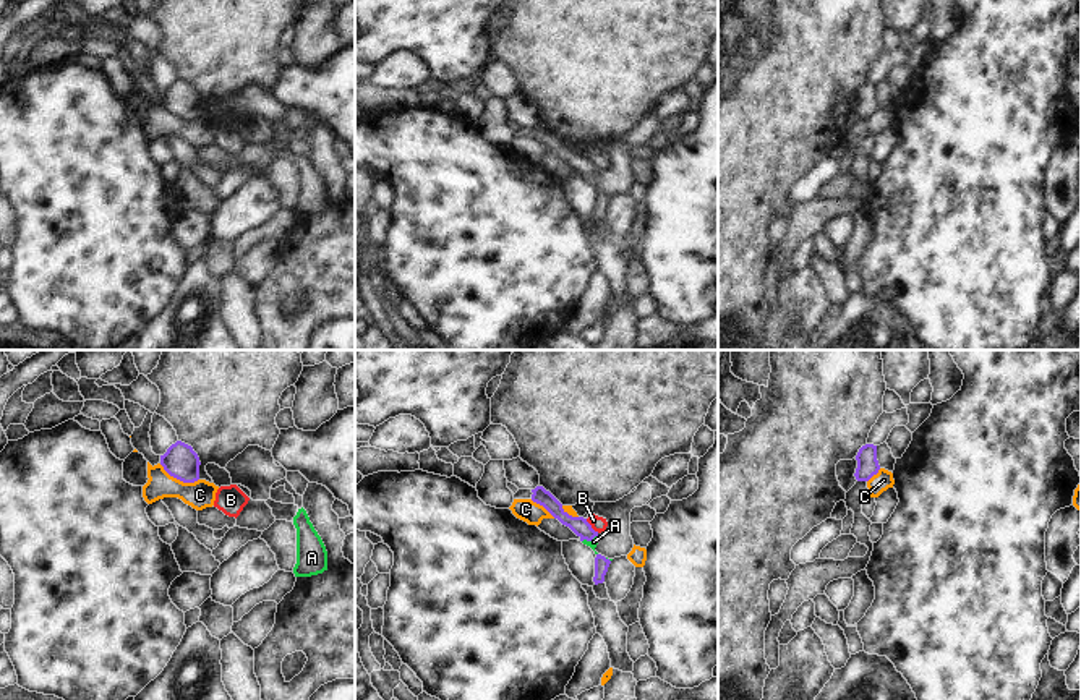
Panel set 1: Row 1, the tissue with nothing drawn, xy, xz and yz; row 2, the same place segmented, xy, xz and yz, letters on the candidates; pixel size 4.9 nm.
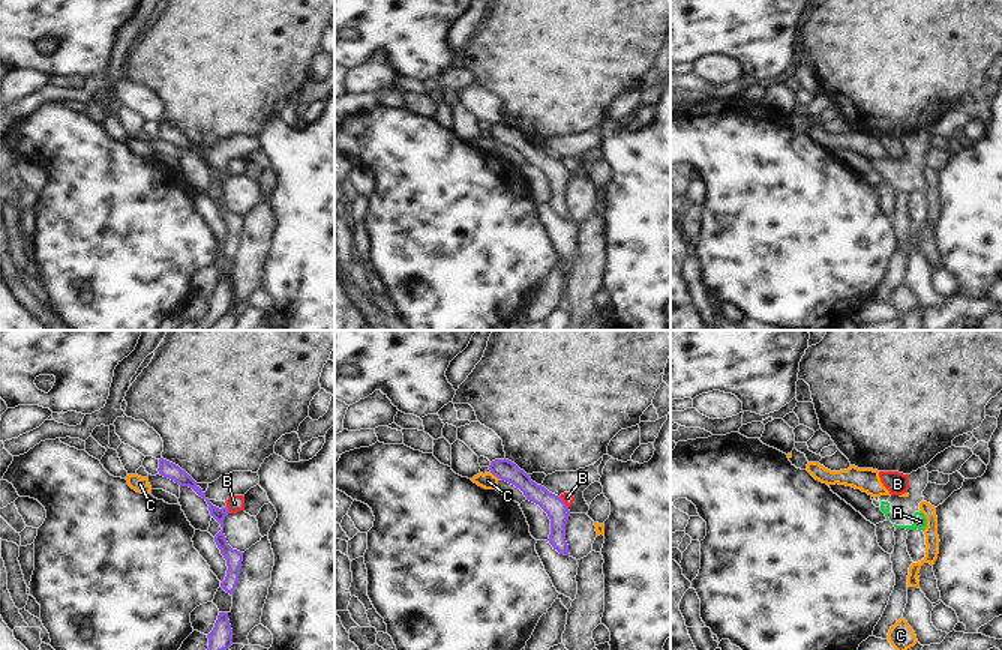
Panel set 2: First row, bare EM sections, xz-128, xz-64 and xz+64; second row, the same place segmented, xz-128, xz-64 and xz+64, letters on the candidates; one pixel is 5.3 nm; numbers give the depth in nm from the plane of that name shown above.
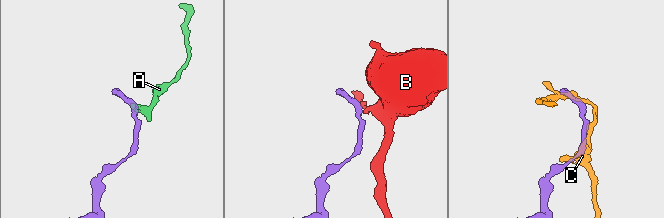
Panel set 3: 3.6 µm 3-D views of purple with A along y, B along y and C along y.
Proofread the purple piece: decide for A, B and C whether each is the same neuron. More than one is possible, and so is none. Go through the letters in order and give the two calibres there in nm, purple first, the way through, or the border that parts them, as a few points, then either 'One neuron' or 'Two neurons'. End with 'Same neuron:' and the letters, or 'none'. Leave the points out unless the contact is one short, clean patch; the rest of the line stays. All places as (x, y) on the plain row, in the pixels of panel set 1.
A: Thickness 90 nm (purple) against 40 nm. Boundary: xz (597, 172), (582, 179). Two neurons
B: Thickness 90 nm (purple) against 80 nm. Boundary: xz (585, 156), (598, 169). Two neurons
C: Thickness 170 nm (purple) against 140 nm. Boundary: xy (159, 101), (170, 112), (183, 119), (198, 117). Two neurons
Same neuron: none

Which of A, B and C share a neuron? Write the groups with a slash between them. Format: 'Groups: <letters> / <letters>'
Groups: A / B / C

